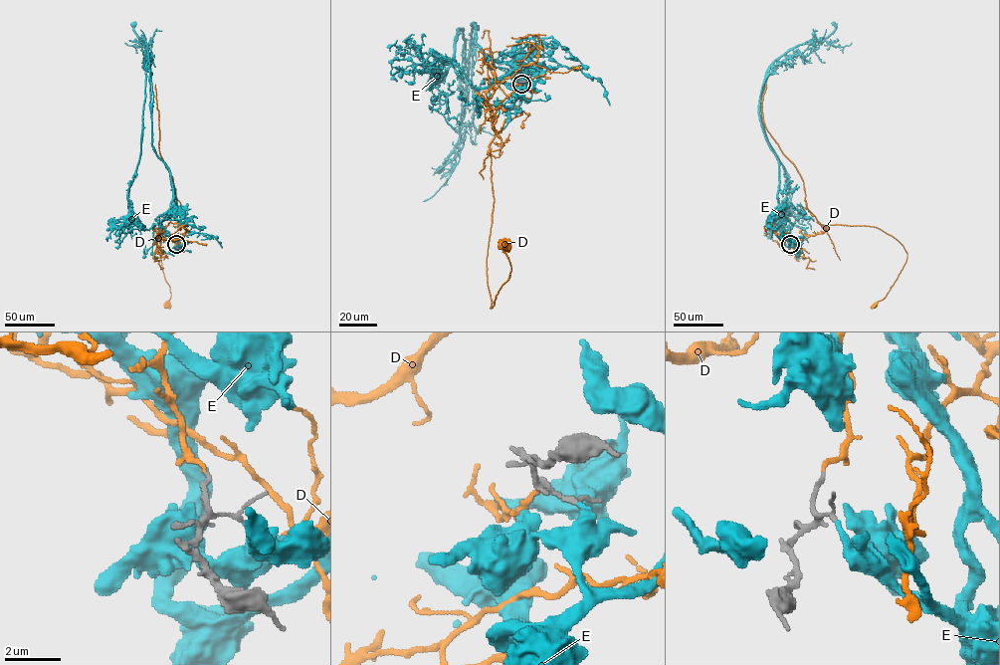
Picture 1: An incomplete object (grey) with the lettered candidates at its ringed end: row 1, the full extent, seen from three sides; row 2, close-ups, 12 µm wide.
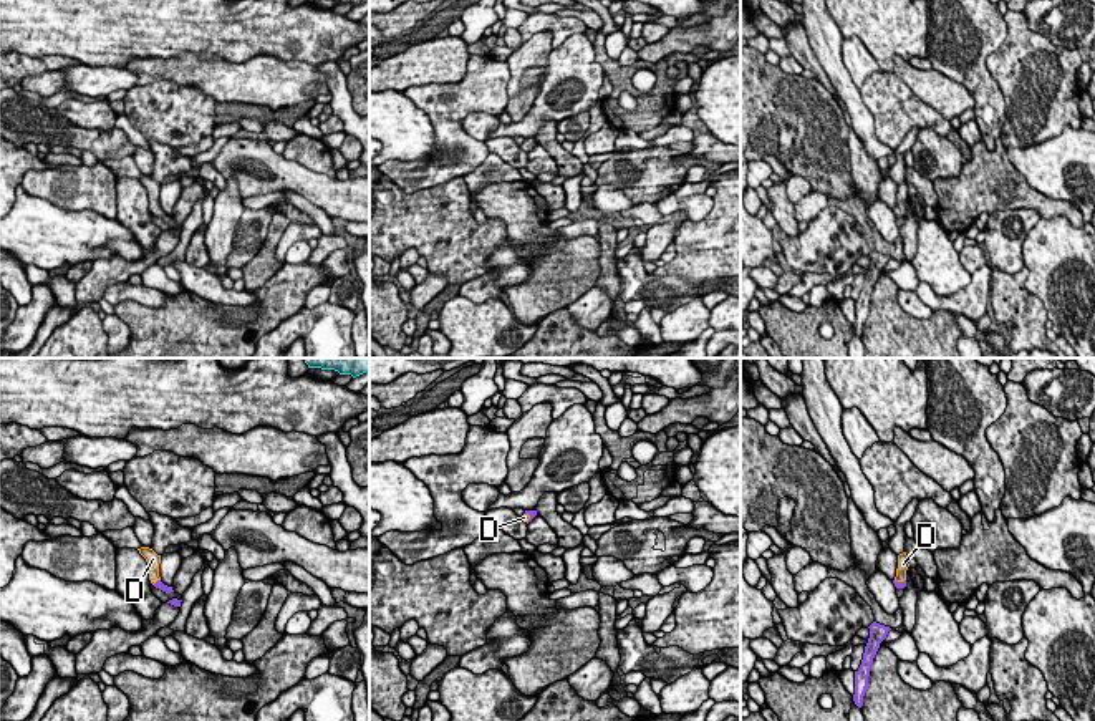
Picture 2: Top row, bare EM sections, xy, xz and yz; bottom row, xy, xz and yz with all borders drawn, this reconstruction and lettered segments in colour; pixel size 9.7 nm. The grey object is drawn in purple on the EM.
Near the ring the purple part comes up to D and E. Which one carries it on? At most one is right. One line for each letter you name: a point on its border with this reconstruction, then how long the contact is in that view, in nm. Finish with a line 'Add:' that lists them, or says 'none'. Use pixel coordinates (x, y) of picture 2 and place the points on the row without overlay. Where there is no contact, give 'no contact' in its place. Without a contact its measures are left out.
D: contact xz (530, 146); length 110 nm
Add: D

